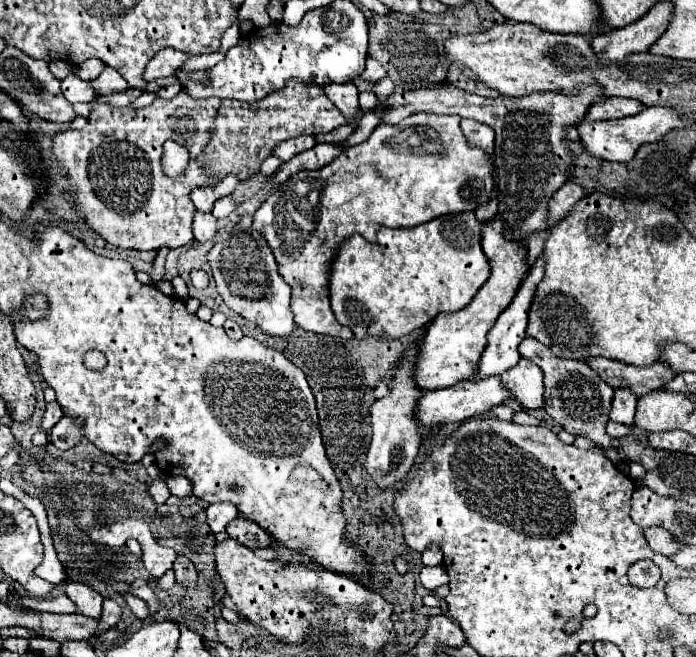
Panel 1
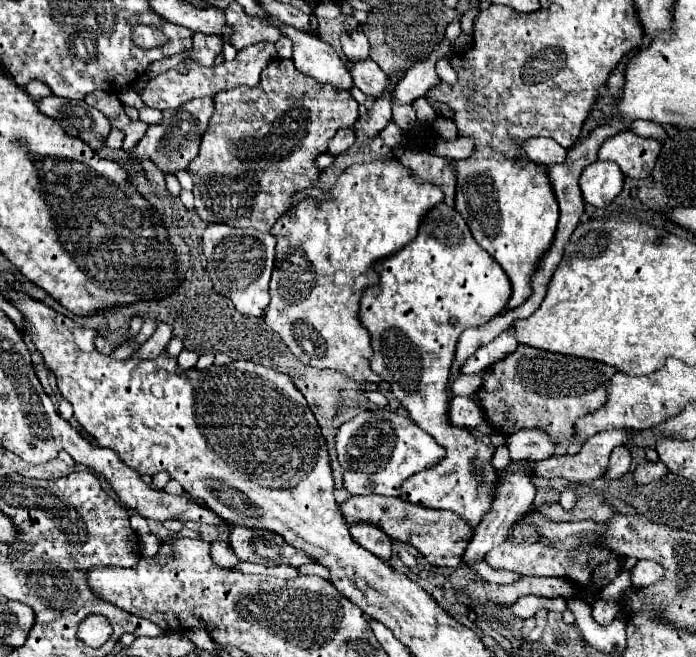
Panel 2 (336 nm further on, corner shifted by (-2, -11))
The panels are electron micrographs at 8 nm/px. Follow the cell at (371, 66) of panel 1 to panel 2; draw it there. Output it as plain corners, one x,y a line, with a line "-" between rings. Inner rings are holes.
354,29
350,33
342,33
340,35
340,45
344,55
350,61
358,61
358,59
368,59
368,51
370,51
370,43
366,39
366,35
360,29

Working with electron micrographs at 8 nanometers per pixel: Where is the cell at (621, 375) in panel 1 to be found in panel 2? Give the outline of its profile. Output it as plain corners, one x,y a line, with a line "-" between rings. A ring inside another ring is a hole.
518,345
514,353
480,373
480,391
470,395
470,399
482,407
486,421
502,435
512,435
530,427
546,431
556,443
564,443
574,435
574,421
578,417
596,411
606,403
606,387
614,373
616,369
610,365
596,365
596,361

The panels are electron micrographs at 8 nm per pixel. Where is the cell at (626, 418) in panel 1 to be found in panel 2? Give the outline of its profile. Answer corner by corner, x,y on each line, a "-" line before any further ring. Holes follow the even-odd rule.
624,445
616,447
610,455
610,463
608,463
608,471
604,473
604,479
610,479
610,481
620,479
624,473
628,473
630,461
632,461
632,457
630,457
628,447
624,447

